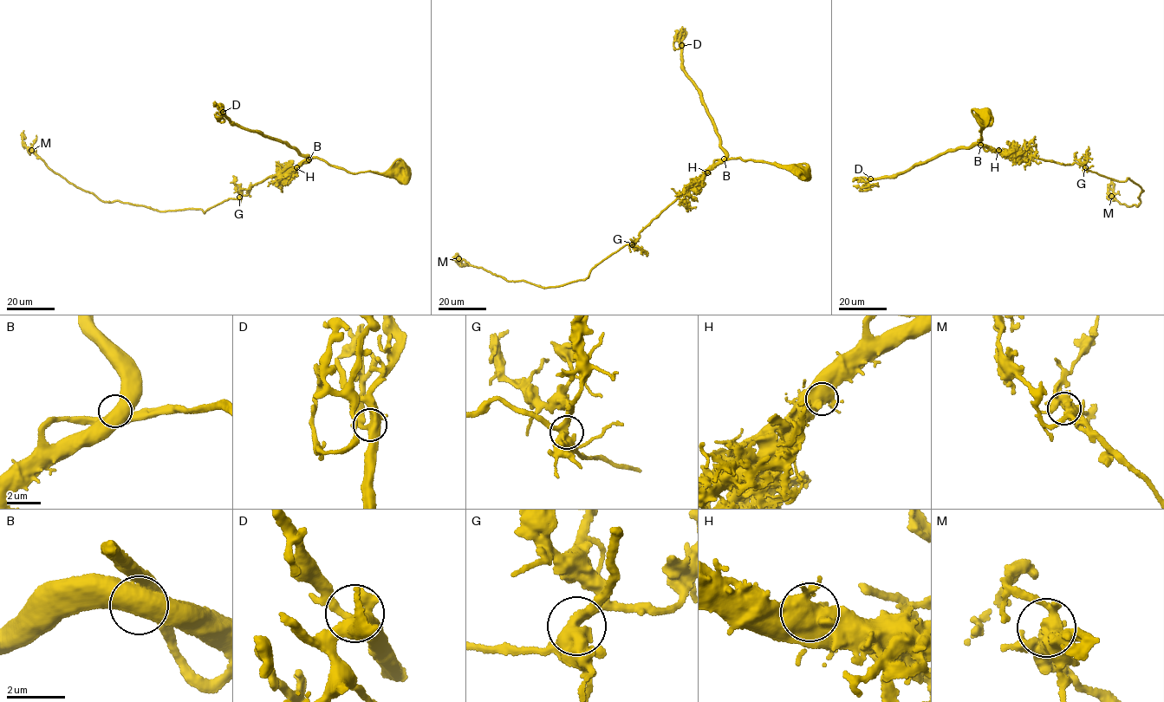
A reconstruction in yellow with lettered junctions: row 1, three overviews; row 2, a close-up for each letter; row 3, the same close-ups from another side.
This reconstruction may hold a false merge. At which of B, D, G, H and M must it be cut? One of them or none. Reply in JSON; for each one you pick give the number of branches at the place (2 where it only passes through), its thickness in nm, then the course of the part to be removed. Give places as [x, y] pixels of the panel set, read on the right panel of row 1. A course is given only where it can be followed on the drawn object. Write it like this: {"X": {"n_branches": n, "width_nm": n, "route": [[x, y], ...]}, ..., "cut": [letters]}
{"H": {"n_branches": 4, "width_nm": 550, "route": [[998, 150], [1017, 158], [1076, 162], [1114, 179], [1128, 178], [1143, 191], [1138, 206], [1109, 199], [1110, 179]]}, "cut": ["H"]}

